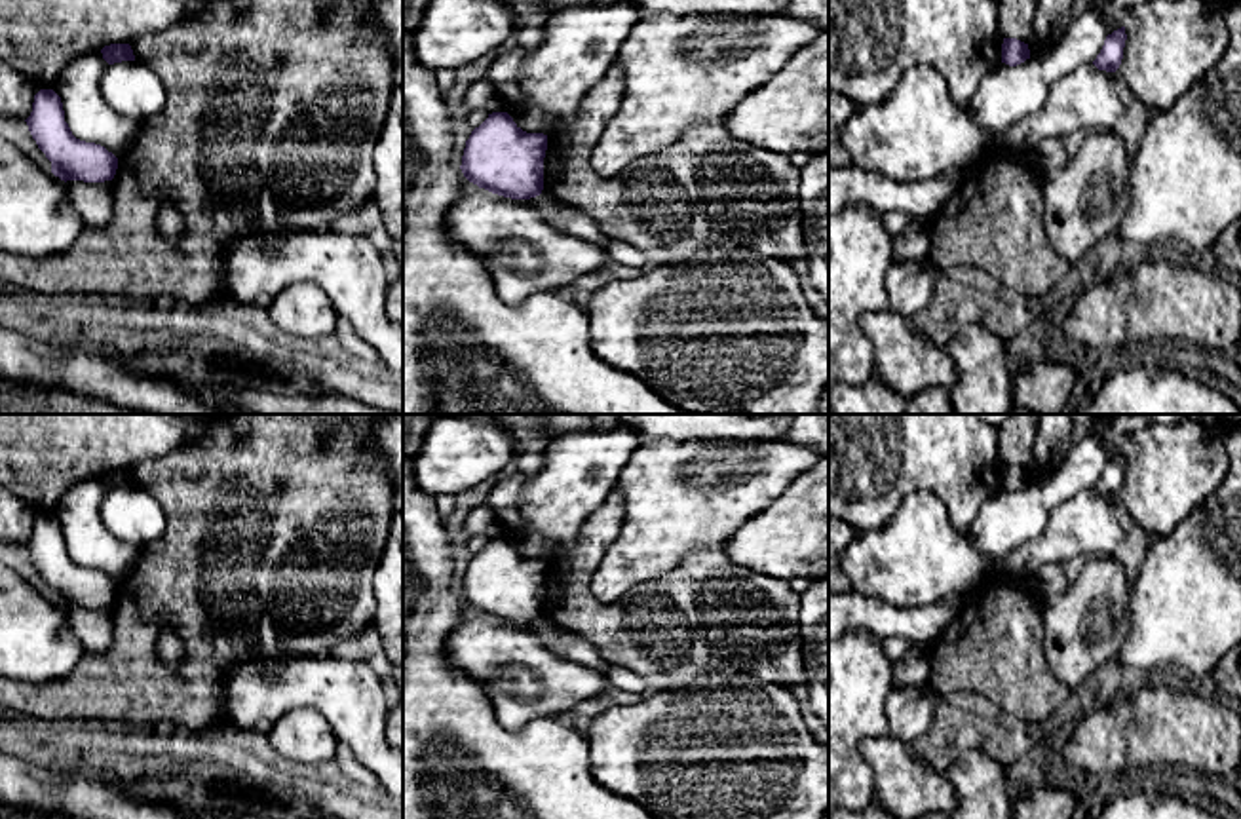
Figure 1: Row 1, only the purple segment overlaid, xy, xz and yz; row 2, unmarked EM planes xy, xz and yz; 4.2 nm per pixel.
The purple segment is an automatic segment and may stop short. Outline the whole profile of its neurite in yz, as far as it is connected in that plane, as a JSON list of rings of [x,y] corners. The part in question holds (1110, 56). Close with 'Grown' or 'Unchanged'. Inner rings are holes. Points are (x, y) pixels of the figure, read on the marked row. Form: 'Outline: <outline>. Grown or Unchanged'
Outline: [[[1125,27],[1108,34],[1093,65],[1098,70],[1116,72],[1123,59],[1125,40],[1127,40]]]. Unchanged

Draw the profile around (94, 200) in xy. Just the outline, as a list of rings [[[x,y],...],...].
[[[67,181],[72,203],[89,228],[105,226],[112,217],[112,181],[84,182]]]

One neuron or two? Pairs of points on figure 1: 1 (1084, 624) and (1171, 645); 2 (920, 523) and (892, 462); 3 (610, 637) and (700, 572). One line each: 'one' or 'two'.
1: two
2: two
3: one

